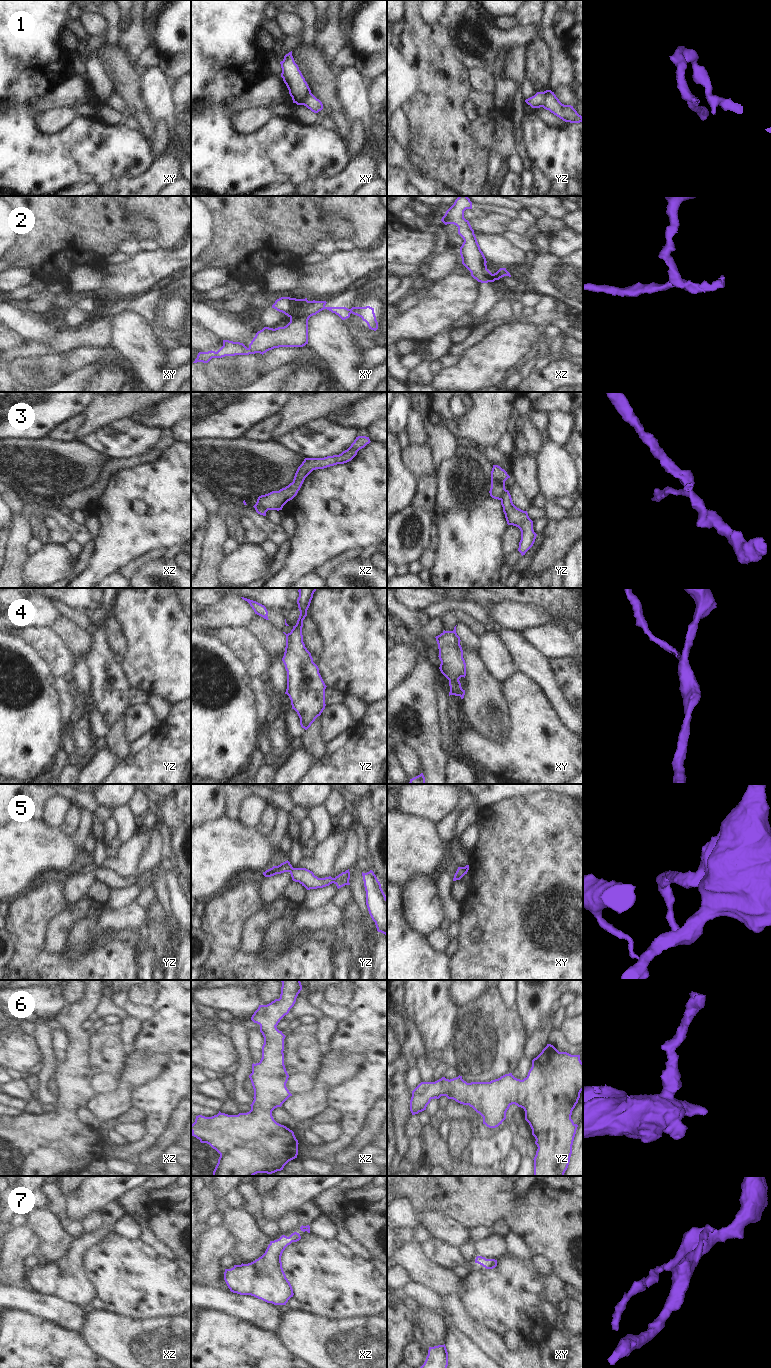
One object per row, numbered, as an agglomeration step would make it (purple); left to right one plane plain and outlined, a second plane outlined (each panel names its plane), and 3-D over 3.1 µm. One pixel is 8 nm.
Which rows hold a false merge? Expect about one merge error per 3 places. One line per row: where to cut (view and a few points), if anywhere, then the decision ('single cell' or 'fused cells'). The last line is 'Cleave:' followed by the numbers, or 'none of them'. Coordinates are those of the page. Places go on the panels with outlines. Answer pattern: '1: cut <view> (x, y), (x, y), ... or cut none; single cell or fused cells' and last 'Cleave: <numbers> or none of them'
1: cut yz (550, 90), (541, 106); fused cells
2: cut xy (298, 299), (296, 312), (290, 317); fused cells
3: cut xz (255, 507), (267, 510); fused cells
4: cut xy (453, 630), (460, 640); fused cells
5: cut none; single cell
6: cut none; single cell
7: cut none; single cell
Cleave: 1, 2, 3, 4

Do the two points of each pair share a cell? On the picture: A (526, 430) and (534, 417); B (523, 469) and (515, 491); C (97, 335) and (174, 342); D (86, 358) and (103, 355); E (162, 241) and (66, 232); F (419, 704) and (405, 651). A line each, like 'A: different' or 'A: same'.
A: different
B: different
C: same
D: same
E: different
F: different

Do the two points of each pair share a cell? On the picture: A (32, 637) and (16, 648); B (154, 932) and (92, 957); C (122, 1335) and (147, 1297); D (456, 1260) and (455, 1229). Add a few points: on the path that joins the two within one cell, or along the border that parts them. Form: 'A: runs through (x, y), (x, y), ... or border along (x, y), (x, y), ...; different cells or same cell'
A: border along (18, 636), (30, 643), (43, 656); different cells
B: runs through (139, 932), (113, 957), (107, 957); same cell
C: border along (111, 1311), (135, 1318), (158, 1317); different cells
D: border along (434, 1237), (440, 1238), (460, 1249); different cells

